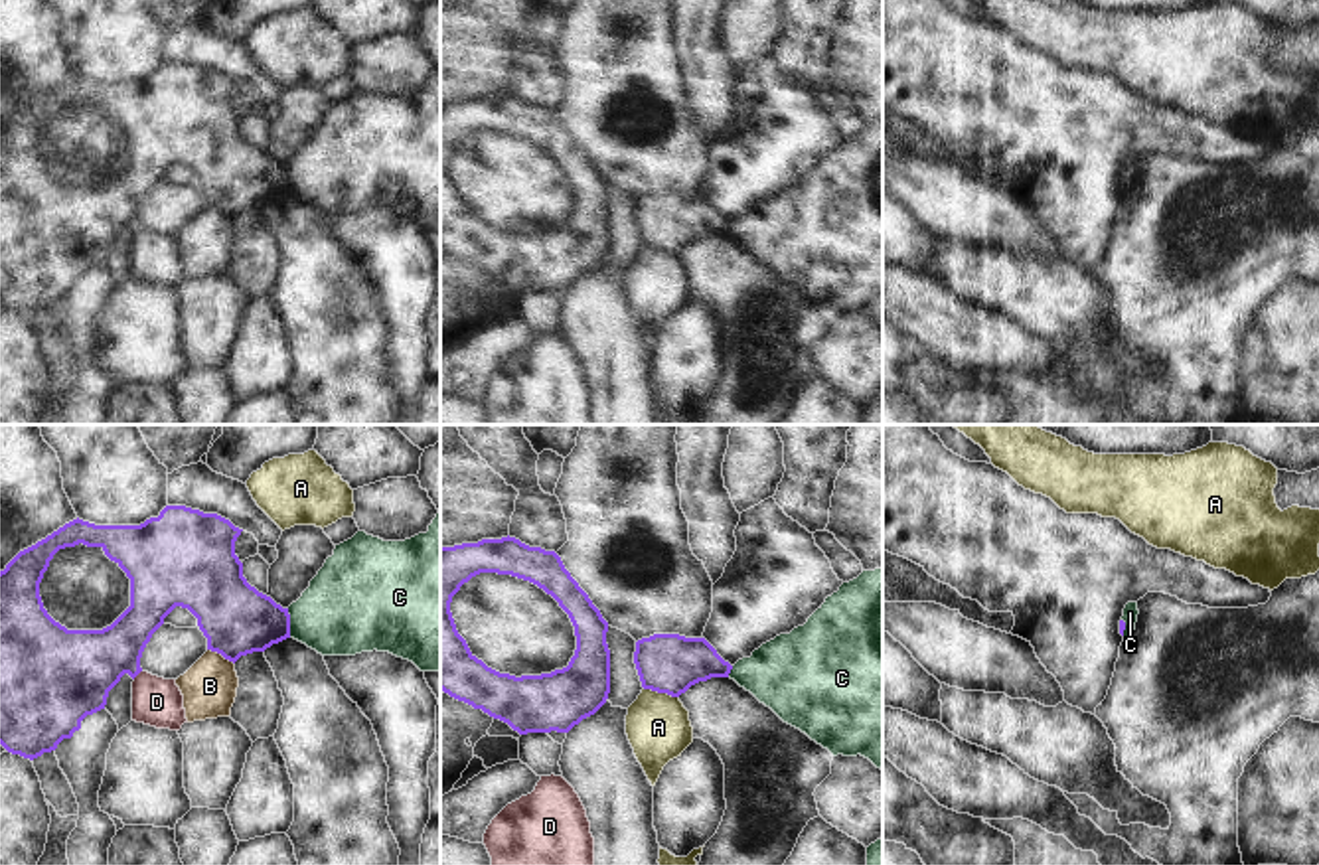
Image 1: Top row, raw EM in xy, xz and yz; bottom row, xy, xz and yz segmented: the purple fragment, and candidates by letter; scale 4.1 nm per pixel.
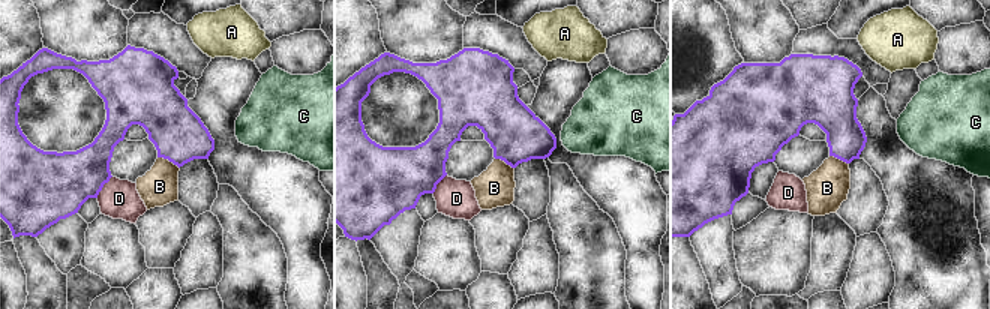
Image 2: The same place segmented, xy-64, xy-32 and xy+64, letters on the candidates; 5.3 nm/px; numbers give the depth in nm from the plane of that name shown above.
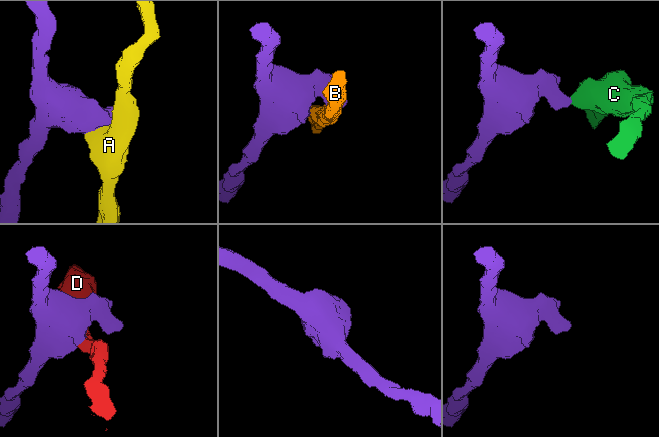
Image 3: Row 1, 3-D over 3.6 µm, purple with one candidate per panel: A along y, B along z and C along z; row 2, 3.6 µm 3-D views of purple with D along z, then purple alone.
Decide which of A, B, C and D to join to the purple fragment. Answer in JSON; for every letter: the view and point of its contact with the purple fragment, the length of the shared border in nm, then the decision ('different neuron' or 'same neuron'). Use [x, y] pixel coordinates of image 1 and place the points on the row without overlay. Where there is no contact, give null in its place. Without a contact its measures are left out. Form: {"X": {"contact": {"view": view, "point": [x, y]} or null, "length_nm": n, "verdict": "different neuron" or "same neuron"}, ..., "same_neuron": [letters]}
{"A": {"contact": {"view": "xz", "point": [662, 249]}, "length_nm": 150, "verdict": "different neuron"}, "B": {"contact": {"view": "xy", "point": [222, 212]}, "length_nm": 130, "verdict": "different neuron"}, "C": {"contact": {"view": "xy", "point": [289, 180]}, "length_nm": 120, "verdict": "different neuron"}, "D": {"contact": {"view": "xy", "point": [137, 232]}, "length_nm": 50, "verdict": "different neuron"}, "same_neuron": []}

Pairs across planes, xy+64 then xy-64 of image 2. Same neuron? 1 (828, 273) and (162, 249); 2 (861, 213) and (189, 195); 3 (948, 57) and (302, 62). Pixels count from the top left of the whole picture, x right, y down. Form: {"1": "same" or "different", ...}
{"1": "same", "2": "same", "3": "same"}

